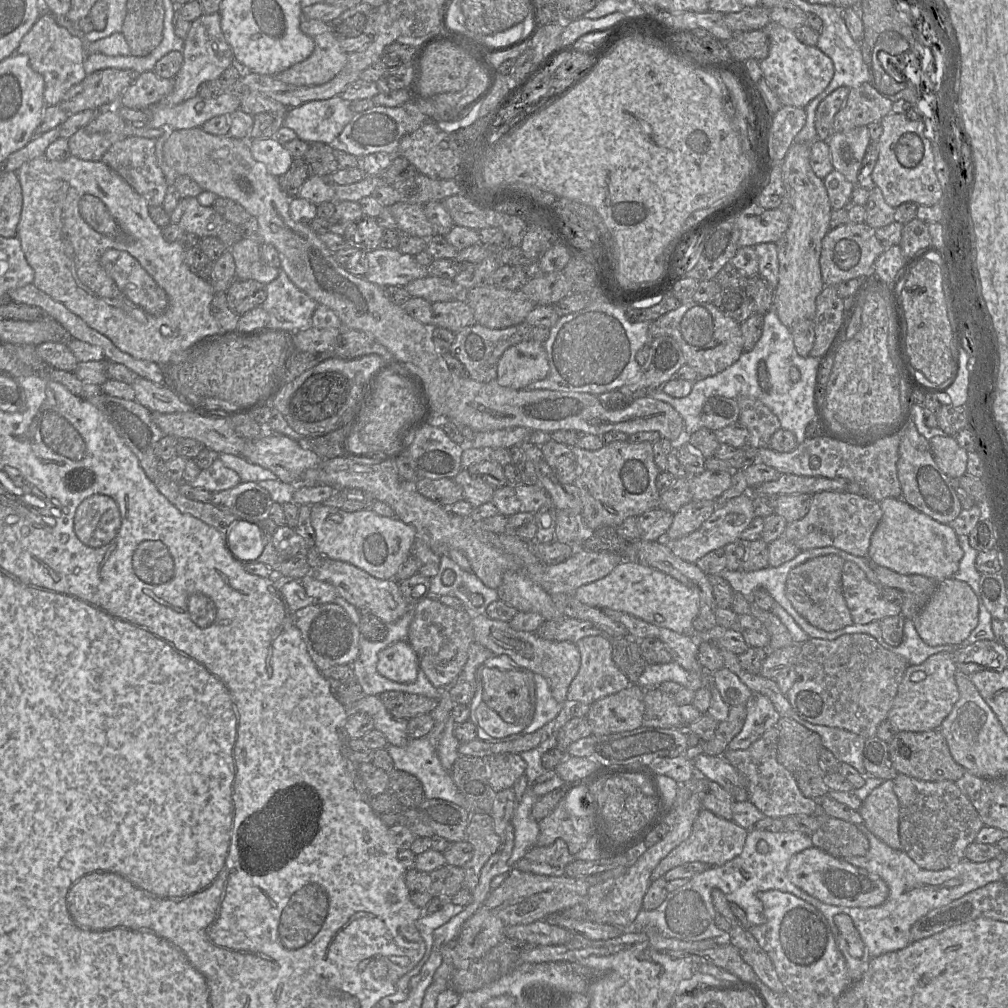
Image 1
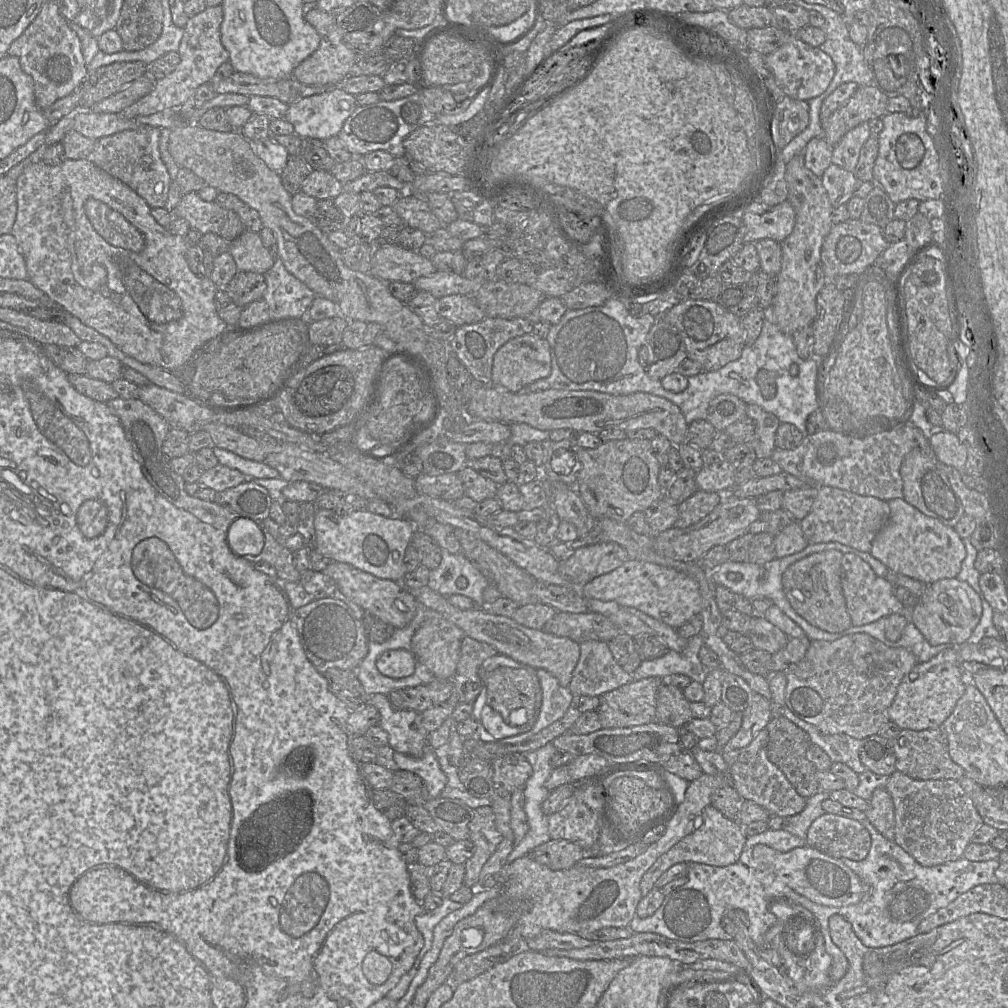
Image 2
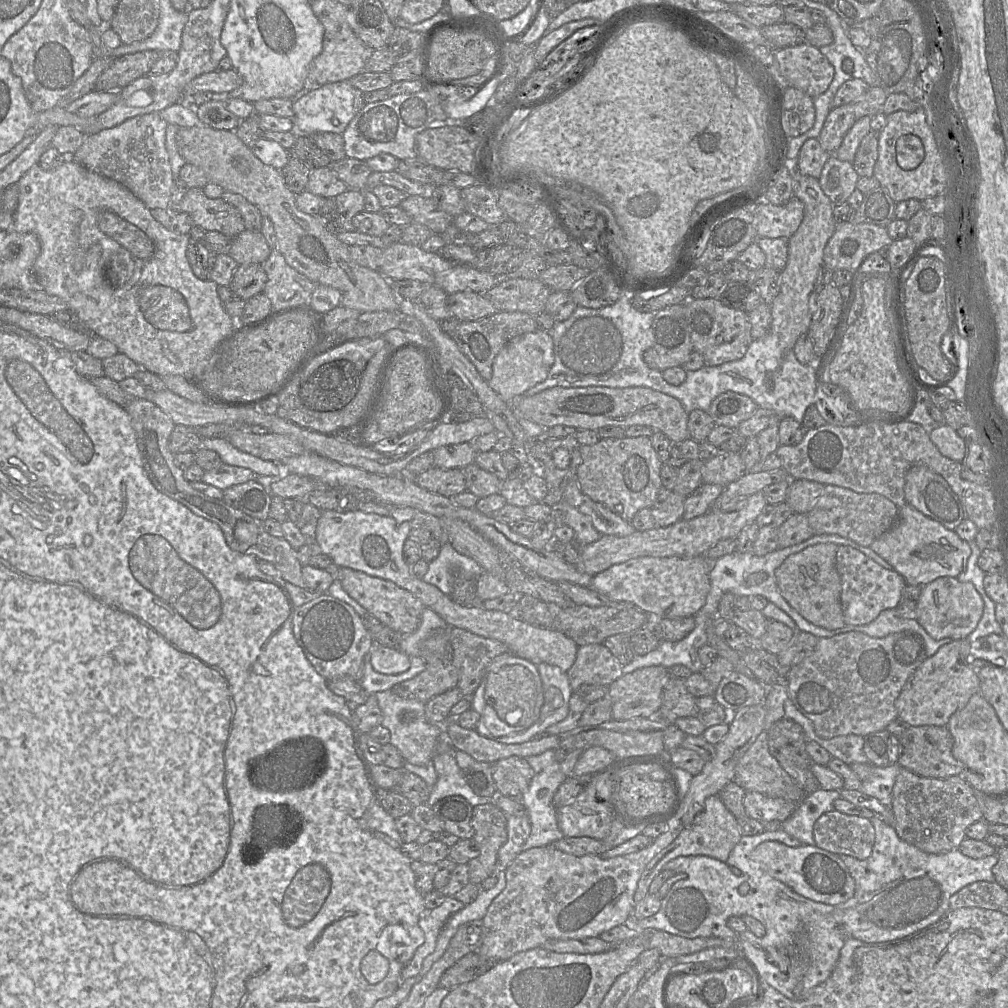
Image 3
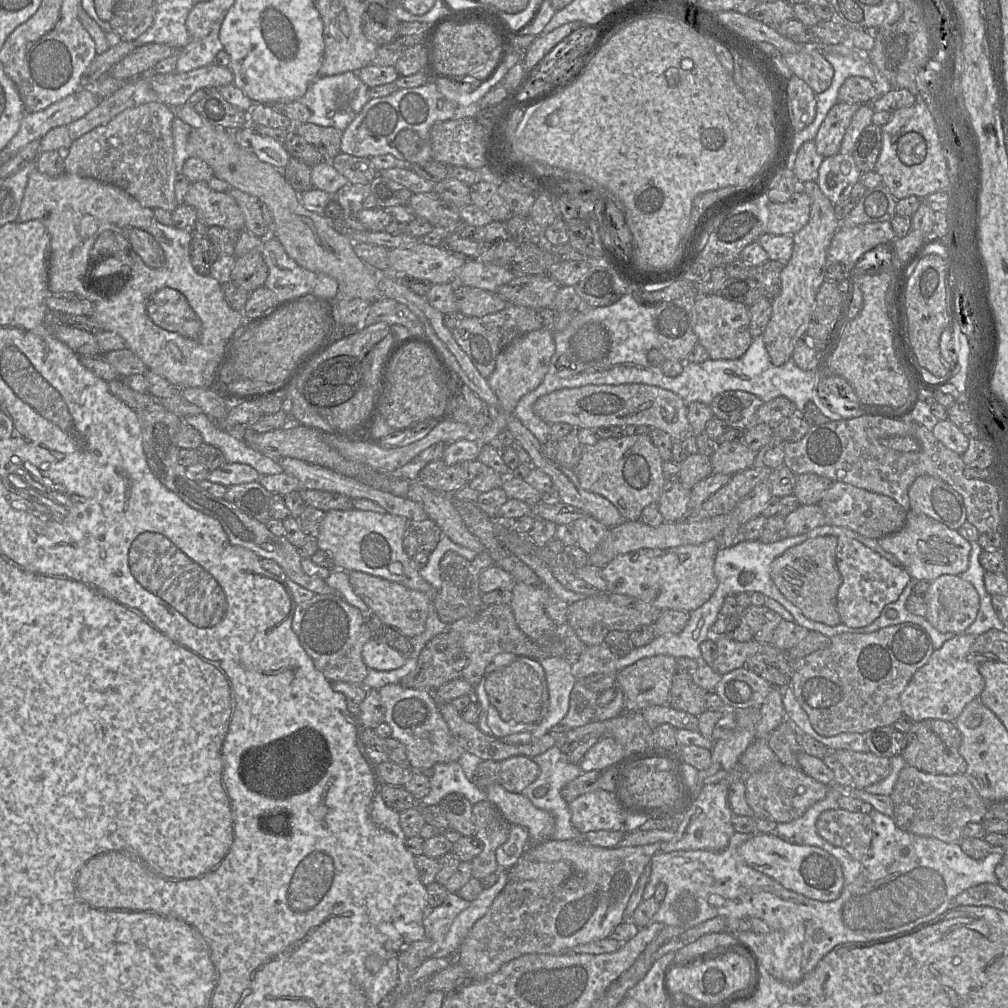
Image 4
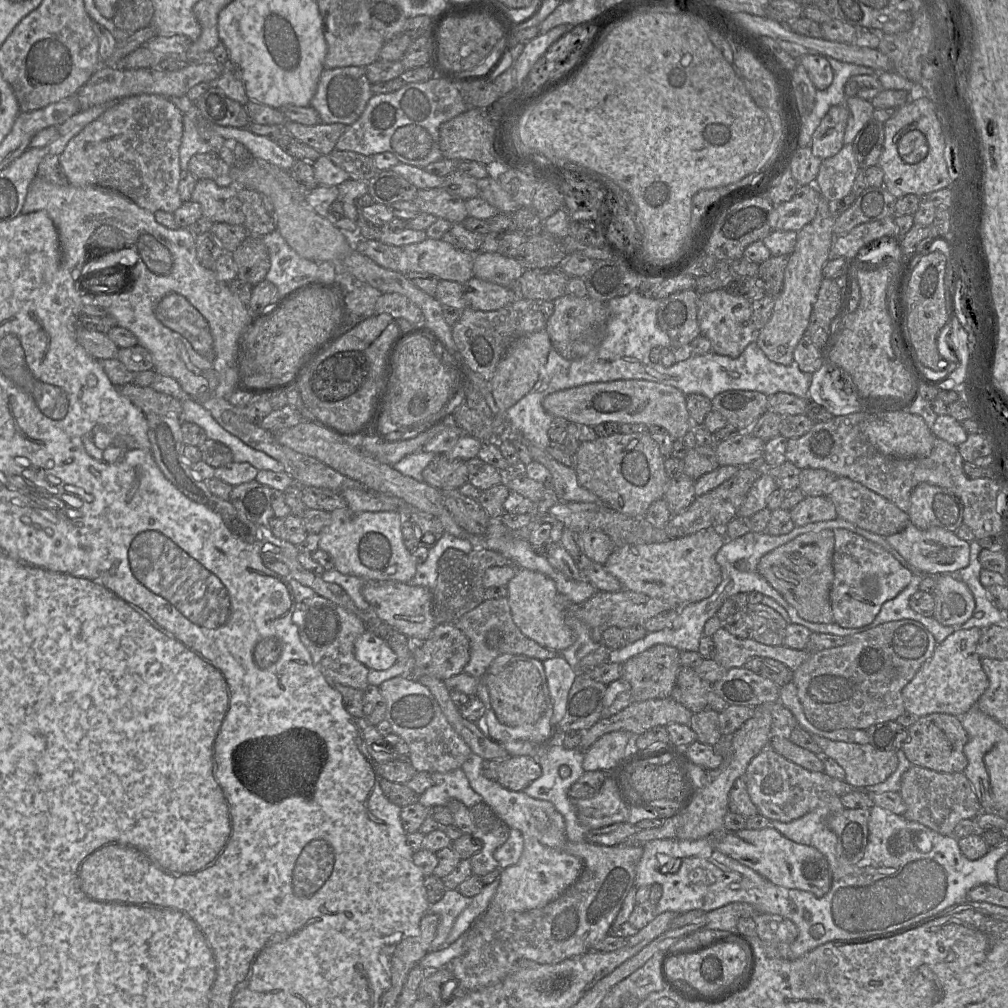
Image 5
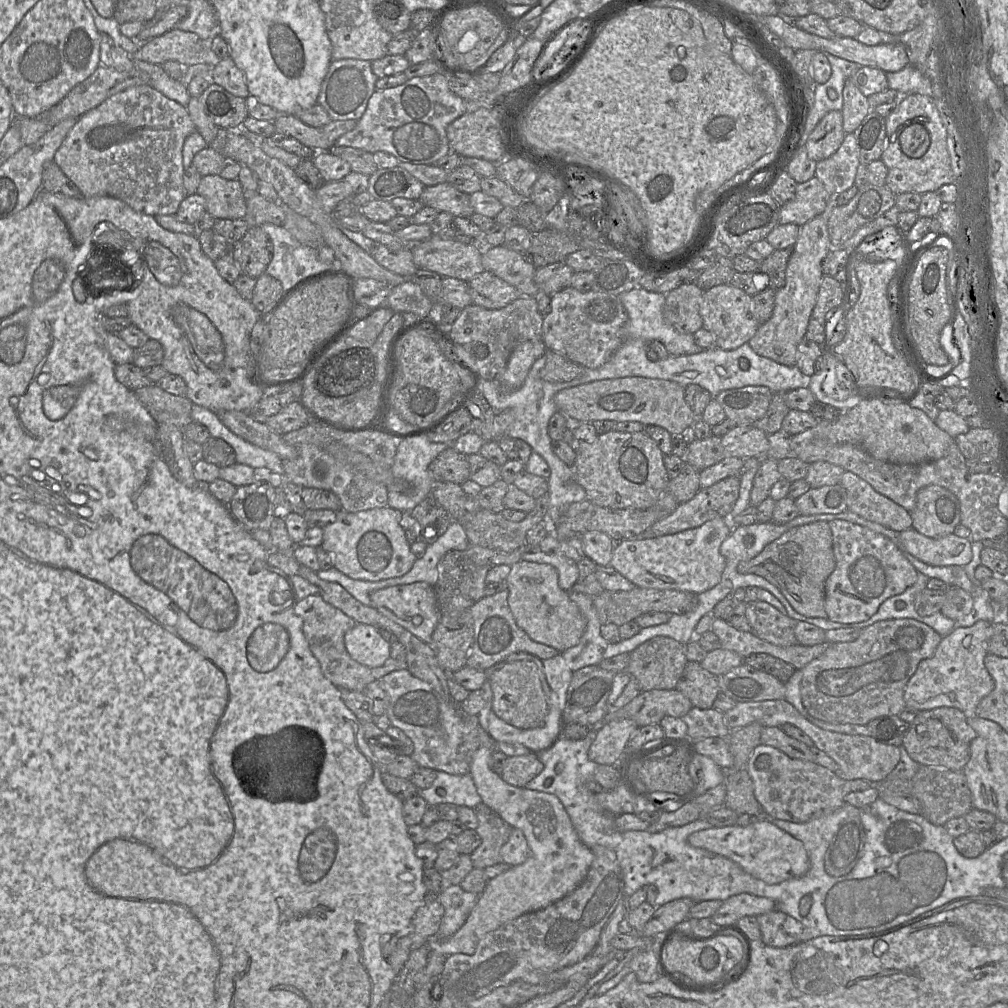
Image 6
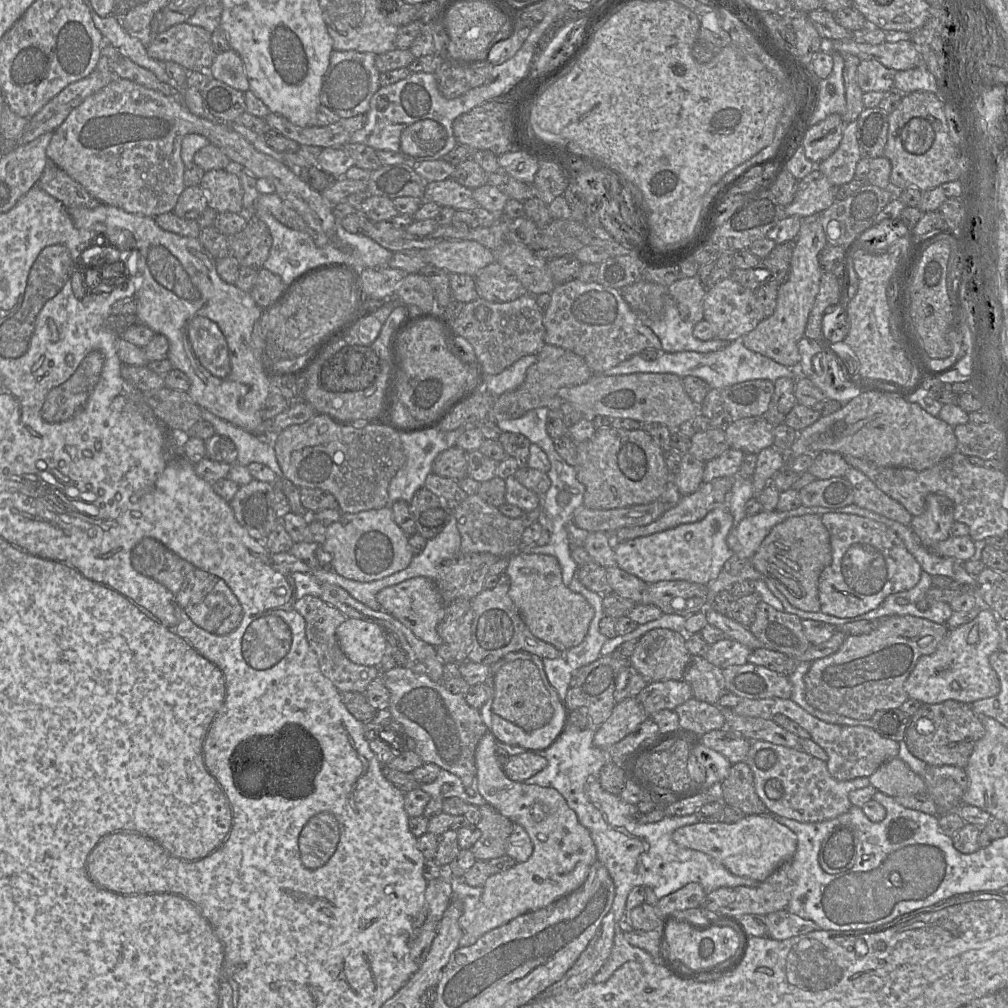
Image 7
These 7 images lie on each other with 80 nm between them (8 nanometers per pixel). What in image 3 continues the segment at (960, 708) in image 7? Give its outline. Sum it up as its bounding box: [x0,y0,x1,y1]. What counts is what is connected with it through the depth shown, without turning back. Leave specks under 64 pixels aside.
[896,726,963,778]

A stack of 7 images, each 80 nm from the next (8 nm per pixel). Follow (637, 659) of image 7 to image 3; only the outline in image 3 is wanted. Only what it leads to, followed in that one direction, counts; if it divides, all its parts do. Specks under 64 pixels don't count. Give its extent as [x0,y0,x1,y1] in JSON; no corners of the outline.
[608,666,670,719]

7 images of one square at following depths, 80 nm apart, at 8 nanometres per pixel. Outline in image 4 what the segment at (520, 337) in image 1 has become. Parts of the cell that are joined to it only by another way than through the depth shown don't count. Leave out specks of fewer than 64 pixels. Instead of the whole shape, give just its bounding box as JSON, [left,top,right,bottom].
[452,305,542,379]

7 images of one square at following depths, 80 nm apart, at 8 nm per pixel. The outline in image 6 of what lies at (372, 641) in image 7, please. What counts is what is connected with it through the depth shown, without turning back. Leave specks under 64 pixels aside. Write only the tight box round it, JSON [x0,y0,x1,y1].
[344,623,390,669]

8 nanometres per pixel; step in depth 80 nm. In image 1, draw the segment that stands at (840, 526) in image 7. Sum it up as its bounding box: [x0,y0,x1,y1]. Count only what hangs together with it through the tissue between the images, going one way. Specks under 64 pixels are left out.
[842,561,901,624]

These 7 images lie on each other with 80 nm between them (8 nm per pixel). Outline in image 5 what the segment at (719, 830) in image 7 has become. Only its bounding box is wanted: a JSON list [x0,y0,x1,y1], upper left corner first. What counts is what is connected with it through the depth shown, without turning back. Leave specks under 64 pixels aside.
[706,827,832,897]

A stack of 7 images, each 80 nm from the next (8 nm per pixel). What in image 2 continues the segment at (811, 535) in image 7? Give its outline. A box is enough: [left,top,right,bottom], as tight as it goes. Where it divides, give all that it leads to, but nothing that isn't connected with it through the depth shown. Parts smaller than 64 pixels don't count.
[782,549,852,633]

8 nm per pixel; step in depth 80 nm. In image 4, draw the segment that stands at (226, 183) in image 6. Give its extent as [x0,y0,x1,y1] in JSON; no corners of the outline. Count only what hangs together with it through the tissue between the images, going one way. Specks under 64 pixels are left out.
[184,182,245,231]

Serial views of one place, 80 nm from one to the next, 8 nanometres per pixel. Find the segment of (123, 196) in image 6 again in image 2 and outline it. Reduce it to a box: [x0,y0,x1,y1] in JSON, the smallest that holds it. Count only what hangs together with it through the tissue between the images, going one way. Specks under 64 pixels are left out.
[87,126,172,208]

